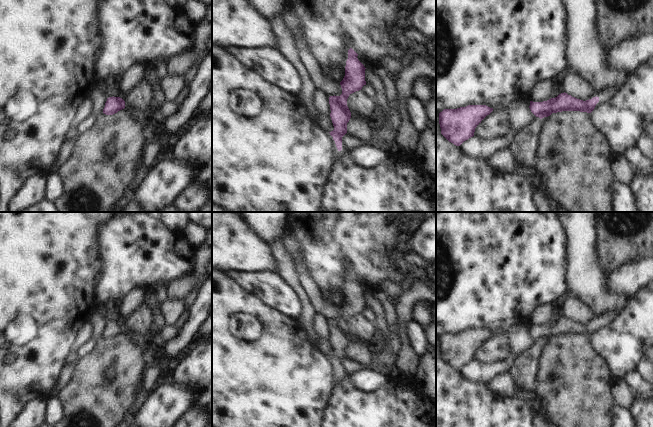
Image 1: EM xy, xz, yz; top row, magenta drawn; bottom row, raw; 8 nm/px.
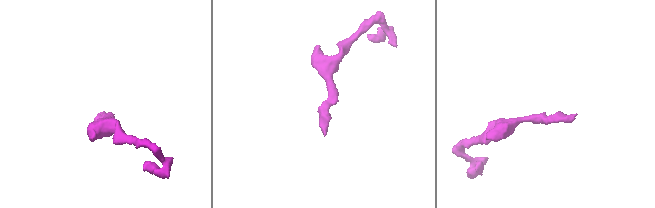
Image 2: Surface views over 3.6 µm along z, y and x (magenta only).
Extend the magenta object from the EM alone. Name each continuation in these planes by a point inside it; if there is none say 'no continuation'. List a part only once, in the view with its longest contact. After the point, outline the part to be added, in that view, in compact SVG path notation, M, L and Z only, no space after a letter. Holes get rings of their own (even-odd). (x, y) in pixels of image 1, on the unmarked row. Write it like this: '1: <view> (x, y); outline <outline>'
1: yz (604, 320); outline M604 315L597 318L597 321L599 322L599 327L604 327L614 321L613 317L610 315Z

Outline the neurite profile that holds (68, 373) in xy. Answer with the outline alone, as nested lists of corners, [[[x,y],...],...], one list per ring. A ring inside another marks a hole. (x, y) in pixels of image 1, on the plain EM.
[[[66,366],[63,370],[63,375],[61,377],[60,383],[58,385],[58,392],[53,396],[58,396],[61,391],[72,381],[76,371],[76,366]]]

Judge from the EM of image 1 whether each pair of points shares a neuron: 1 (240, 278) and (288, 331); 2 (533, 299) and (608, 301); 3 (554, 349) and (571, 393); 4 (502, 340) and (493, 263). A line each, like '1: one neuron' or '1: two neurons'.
1: two neurons
2: two neurons
3: one neuron
4: two neurons

